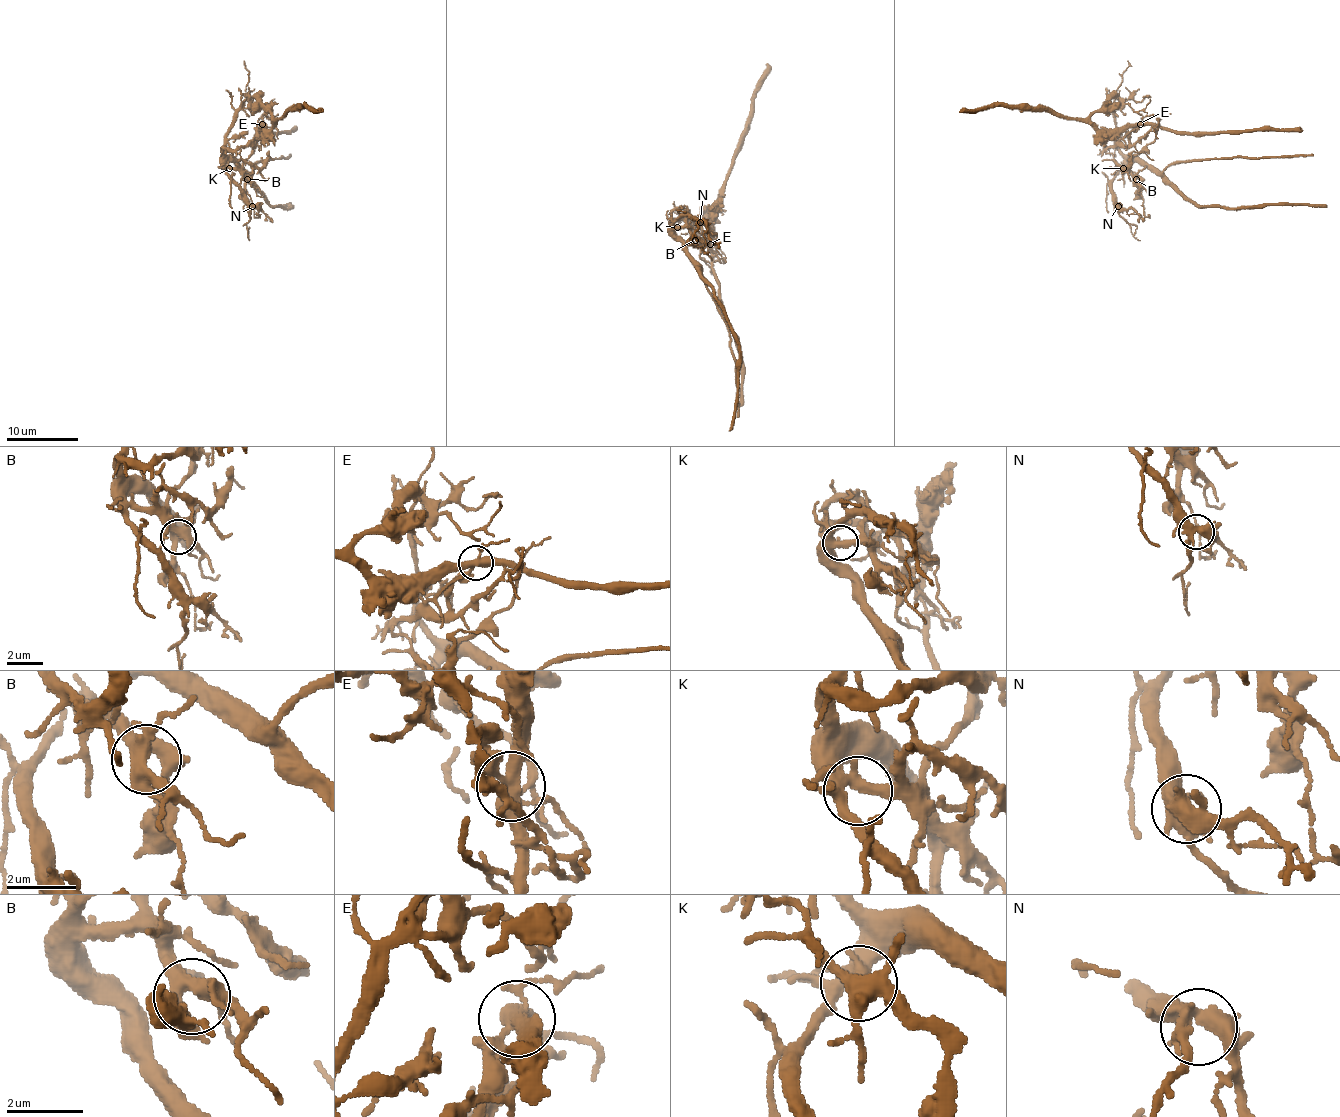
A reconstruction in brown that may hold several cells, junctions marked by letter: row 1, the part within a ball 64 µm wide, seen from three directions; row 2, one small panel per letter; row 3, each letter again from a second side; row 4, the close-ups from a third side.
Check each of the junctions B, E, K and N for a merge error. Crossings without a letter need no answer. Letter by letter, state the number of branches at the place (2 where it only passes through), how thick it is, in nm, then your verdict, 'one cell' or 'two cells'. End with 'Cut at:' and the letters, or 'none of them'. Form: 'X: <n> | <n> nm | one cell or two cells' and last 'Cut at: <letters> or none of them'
B: 5 | 360 nm | one cell
E: 6 | 400 nm | two cells
K: 3 | 340 nm | one cell
N: 5 | 400 nm | one cell
Cut at: E

